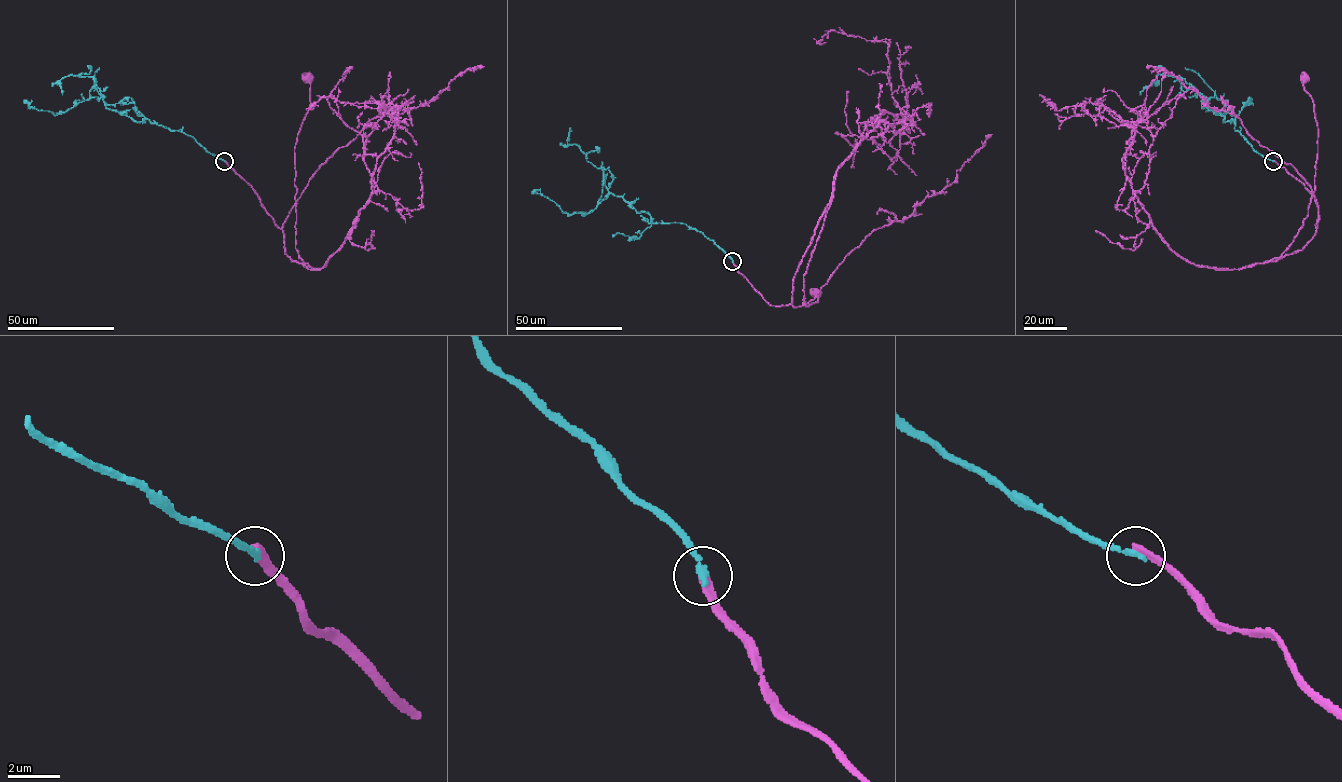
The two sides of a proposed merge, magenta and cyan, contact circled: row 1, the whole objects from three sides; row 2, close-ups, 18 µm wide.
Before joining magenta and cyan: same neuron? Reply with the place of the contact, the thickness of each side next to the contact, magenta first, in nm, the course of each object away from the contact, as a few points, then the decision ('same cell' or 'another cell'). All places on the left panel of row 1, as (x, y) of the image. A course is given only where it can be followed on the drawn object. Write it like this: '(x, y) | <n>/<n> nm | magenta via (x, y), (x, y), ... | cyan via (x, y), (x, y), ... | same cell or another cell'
(224, 161) | 340/260 nm | magenta via (224, 161), (281, 229), (285, 253), (321, 268), (303, 261), (295, 248), (294, 146), (310, 104), (307, 76) | cyan via (224, 161), (187, 134), (108, 109), (102, 98), (85, 99), (54, 115), (29, 108), (32, 101) | another cell

